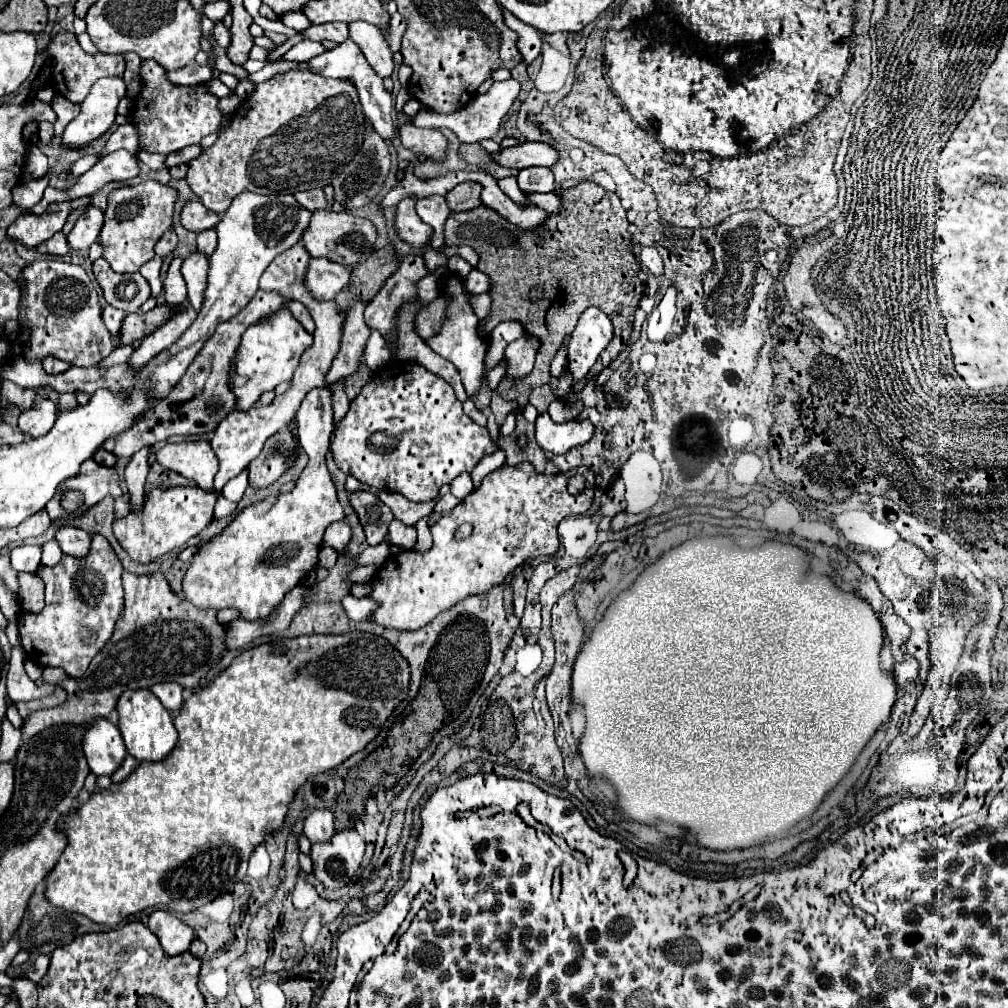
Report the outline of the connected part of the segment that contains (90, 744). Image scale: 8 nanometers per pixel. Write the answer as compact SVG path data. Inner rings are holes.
M97 718L85 726L85 736L81 742L85 760L97 776L111 776L127 756L119 728L107 718Z

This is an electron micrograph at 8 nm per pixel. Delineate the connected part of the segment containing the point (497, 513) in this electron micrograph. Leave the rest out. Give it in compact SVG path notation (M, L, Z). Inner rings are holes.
M523 462L517 466L501 466L487 474L479 488L432 525L431 550L423 554L417 550L403 550L397 556L391 554L375 572L369 582L369 598L379 606L371 614L371 620L385 628L417 630L467 594L483 594L493 584L501 584L525 560L553 556L559 548L557 524L567 516L579 516L591 508L593 486L595 474L585 466L547 476L537 474L533 464ZM573 474L583 474L587 480L585 490L577 496L567 492L567 480ZM465 522L473 526L473 532L469 538L457 540L455 532Z

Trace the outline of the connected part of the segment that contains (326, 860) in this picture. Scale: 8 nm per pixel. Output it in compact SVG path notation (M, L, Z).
M355 828L339 830L329 842L317 842L311 846L313 874L325 884L325 888L337 890L357 876L363 852L365 840Z

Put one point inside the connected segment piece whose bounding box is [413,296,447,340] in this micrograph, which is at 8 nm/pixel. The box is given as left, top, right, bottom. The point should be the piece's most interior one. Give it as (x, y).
(428, 321)

